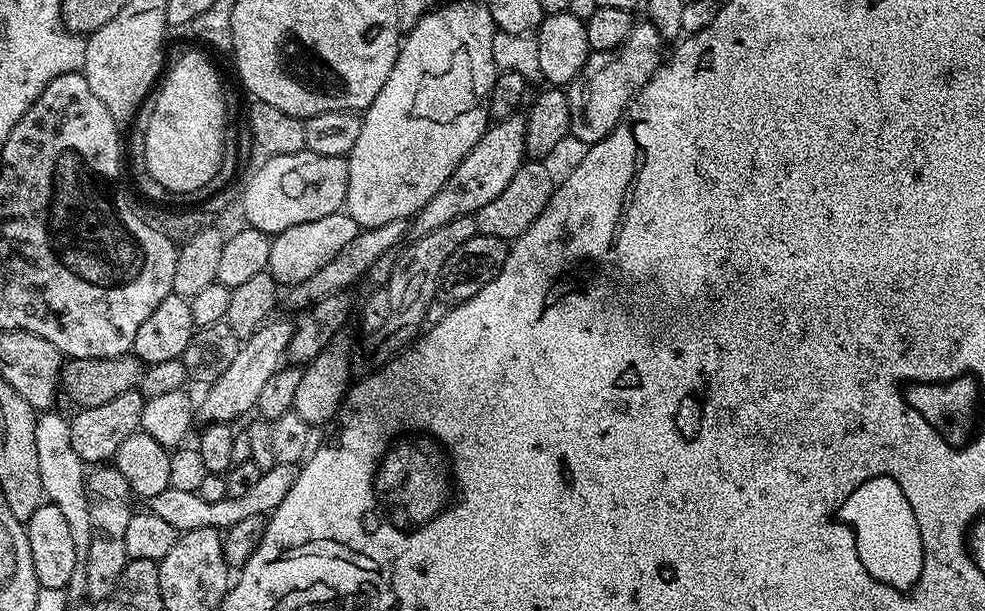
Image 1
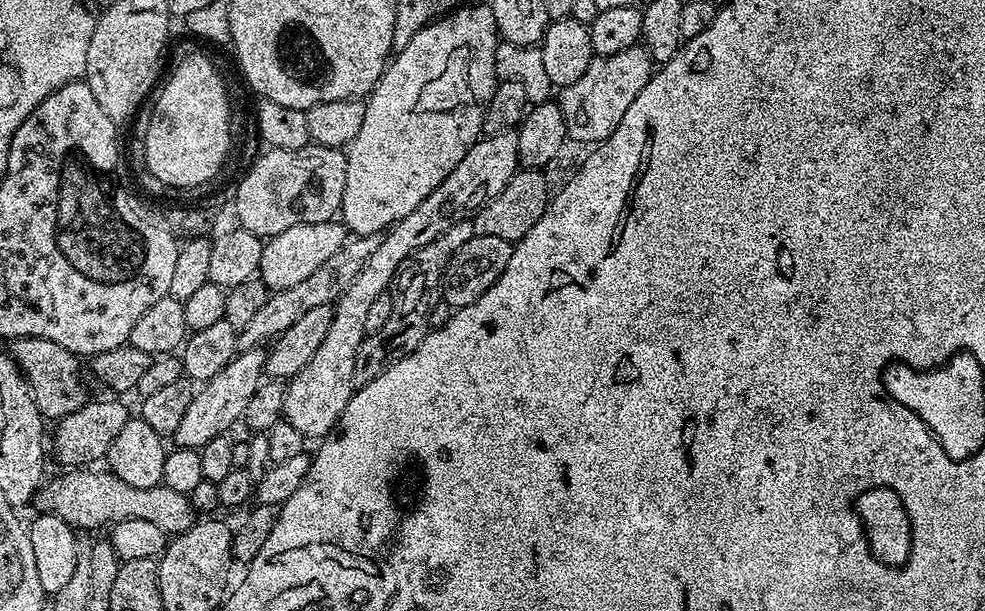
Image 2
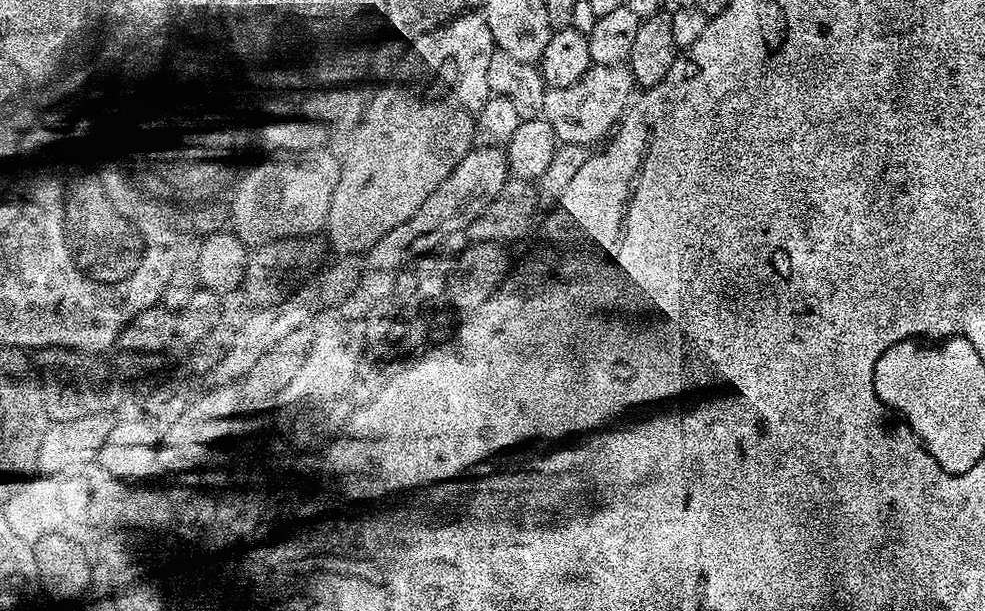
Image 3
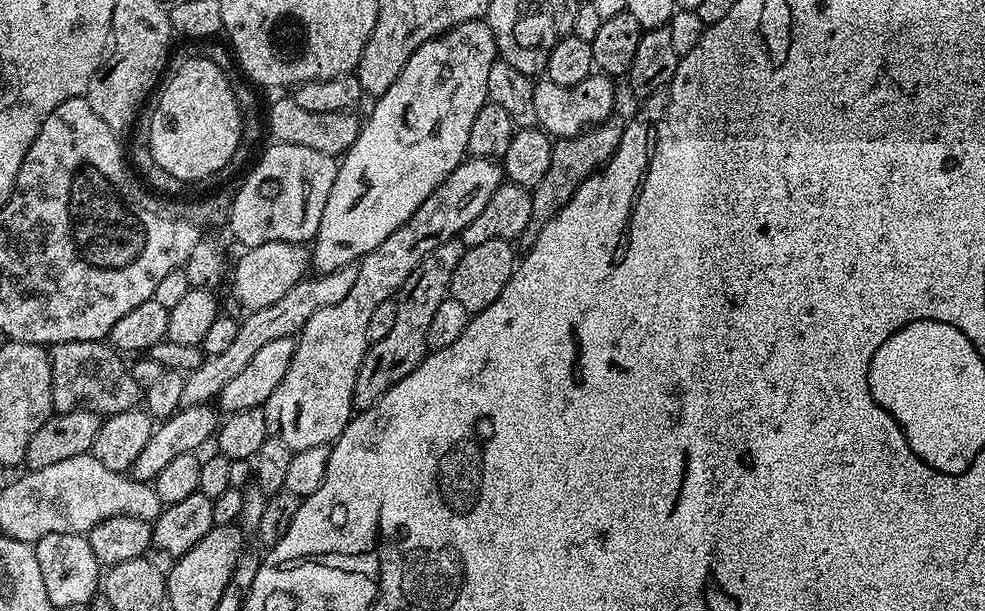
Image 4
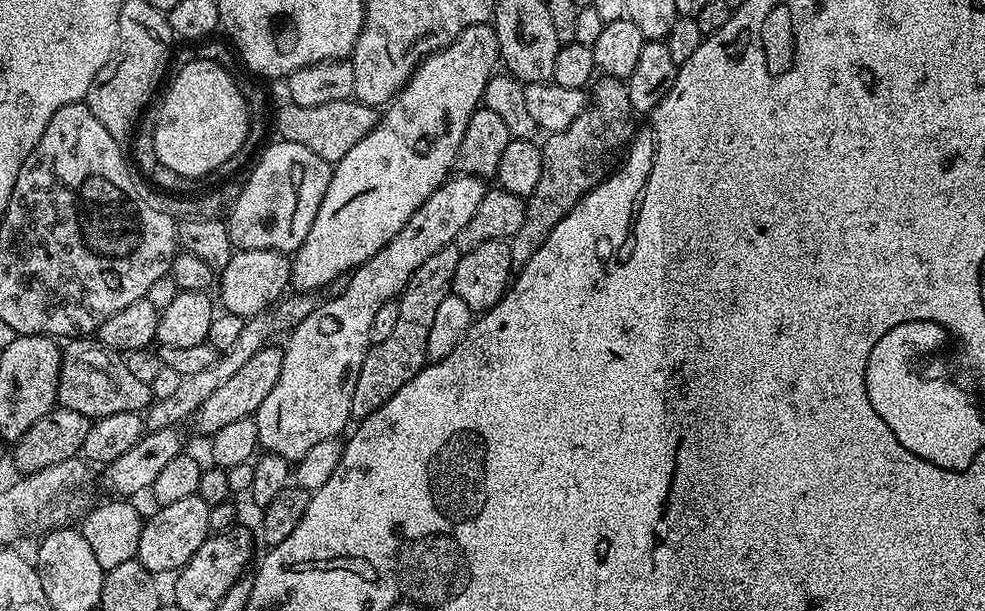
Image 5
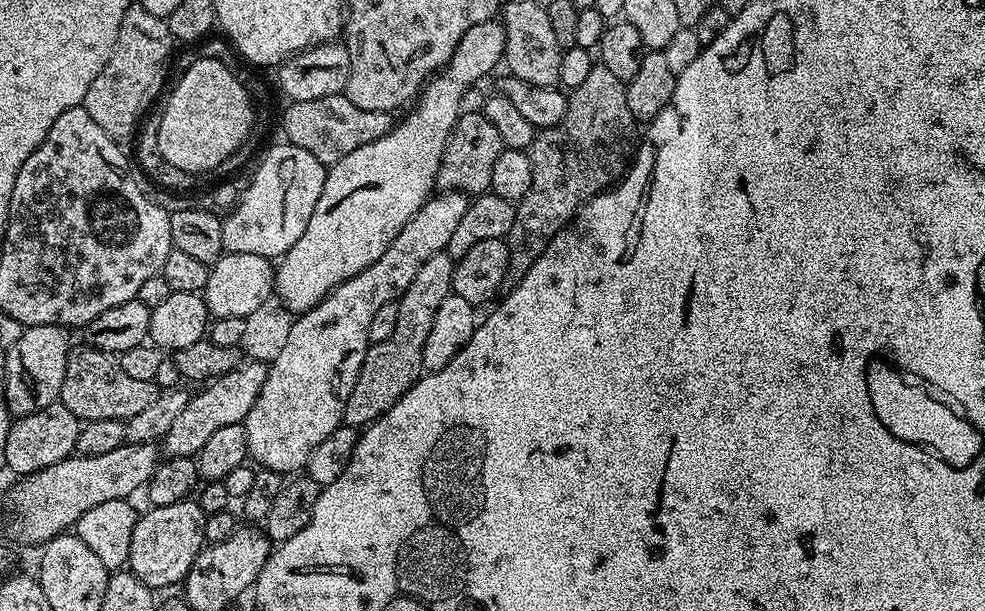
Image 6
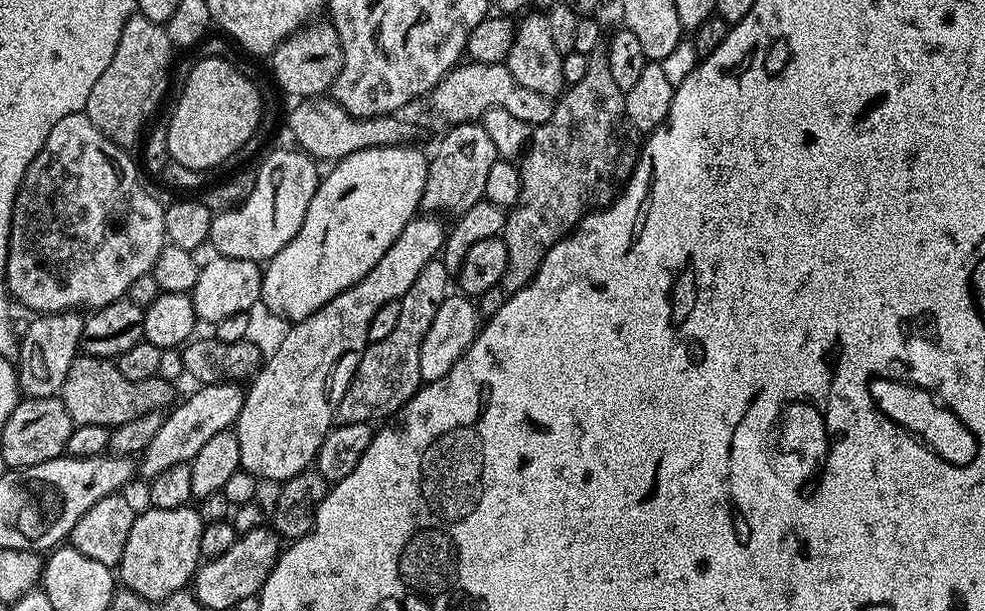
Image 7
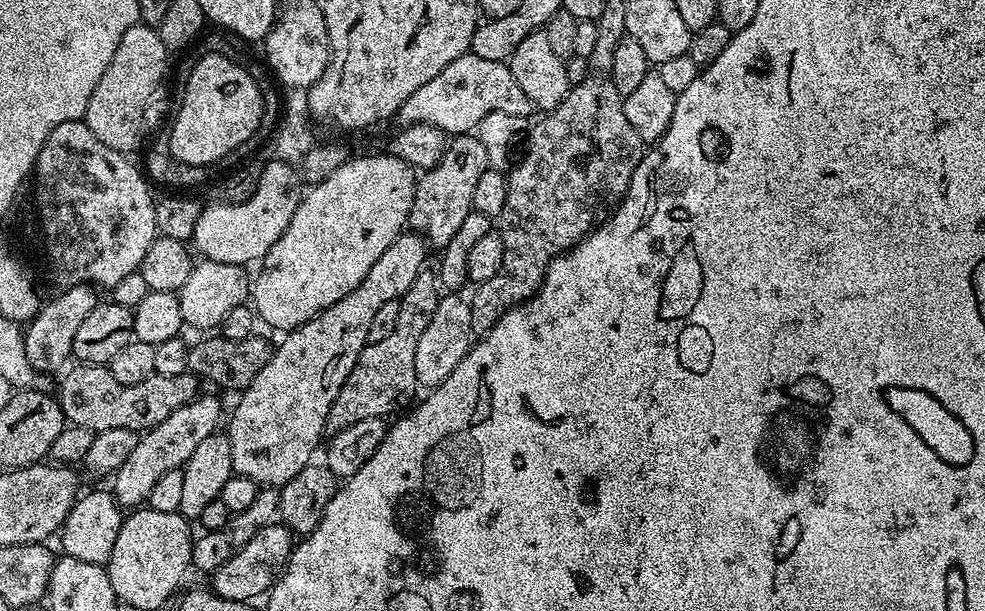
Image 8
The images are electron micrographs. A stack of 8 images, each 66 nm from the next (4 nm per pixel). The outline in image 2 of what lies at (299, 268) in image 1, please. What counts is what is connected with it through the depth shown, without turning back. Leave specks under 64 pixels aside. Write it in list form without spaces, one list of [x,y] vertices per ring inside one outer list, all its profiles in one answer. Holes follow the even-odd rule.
[[[336,218],[290,226],[290,230],[264,240],[258,278],[267,286],[269,293],[290,290],[290,286],[303,282],[308,275],[314,274],[314,270],[318,270],[318,266],[325,264],[333,254],[338,254],[349,236],[348,229]]]

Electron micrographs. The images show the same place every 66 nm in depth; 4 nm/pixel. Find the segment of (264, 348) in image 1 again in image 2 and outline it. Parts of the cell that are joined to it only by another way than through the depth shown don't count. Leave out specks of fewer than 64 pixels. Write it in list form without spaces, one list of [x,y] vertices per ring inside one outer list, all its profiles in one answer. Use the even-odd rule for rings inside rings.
[[[263,347],[249,348],[241,351],[222,370],[222,374],[214,374],[203,385],[204,388],[195,393],[190,402],[189,408],[186,409],[186,415],[182,418],[181,425],[174,433],[174,440],[181,448],[201,448],[210,442],[210,438],[218,438],[225,435],[237,423],[243,421],[246,406],[256,397],[256,391],[262,386],[266,373],[264,362],[266,352]],[[261,379],[261,380],[260,380]]]

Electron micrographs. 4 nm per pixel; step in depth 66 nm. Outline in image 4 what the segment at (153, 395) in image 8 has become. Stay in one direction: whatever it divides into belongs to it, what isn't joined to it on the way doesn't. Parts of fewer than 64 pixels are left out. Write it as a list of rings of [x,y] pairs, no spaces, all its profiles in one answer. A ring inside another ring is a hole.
[[[99,340],[90,342],[62,342],[51,345],[52,358],[52,407],[56,412],[83,410],[94,412],[107,418],[119,412],[133,411],[141,403],[142,389],[132,377],[131,367],[125,362],[125,357],[115,348]]]

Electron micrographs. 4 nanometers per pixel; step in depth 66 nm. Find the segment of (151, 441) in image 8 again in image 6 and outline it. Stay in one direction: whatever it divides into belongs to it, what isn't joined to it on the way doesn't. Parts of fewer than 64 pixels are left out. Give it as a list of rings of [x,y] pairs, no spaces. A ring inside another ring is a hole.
[[[249,359],[225,376],[211,381],[201,387],[201,392],[189,395],[186,410],[174,418],[170,430],[164,435],[162,448],[168,456],[195,457],[206,446],[206,441],[214,435],[214,430],[222,430],[222,426],[243,424],[250,414],[250,406],[258,402],[258,394],[262,392],[262,382],[266,382],[268,364]]]

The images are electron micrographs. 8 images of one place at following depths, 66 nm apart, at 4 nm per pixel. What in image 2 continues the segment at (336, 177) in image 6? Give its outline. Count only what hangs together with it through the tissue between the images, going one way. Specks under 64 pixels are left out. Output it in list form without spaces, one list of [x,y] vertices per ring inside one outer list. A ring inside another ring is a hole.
[[[487,3],[472,4],[469,8],[461,6],[433,20],[431,24],[427,24],[422,30],[418,30],[418,34],[414,34],[410,38],[410,42],[406,42],[406,46],[399,49],[391,57],[388,67],[380,76],[379,84],[372,89],[367,97],[364,117],[362,118],[362,130],[358,130],[358,134],[346,148],[348,158],[346,190],[342,194],[338,216],[349,233],[357,236],[369,236],[375,232],[383,233],[391,228],[396,221],[406,218],[406,214],[410,214],[410,210],[414,210],[414,206],[418,206],[418,202],[422,202],[422,198],[426,198],[426,194],[430,194],[430,190],[438,187],[446,178],[446,174],[450,174],[450,170],[454,170],[454,166],[458,166],[458,162],[462,162],[462,158],[466,158],[466,154],[476,145],[477,140],[481,139],[485,106],[490,102],[498,83],[496,74],[497,43],[498,33],[491,7]]]

